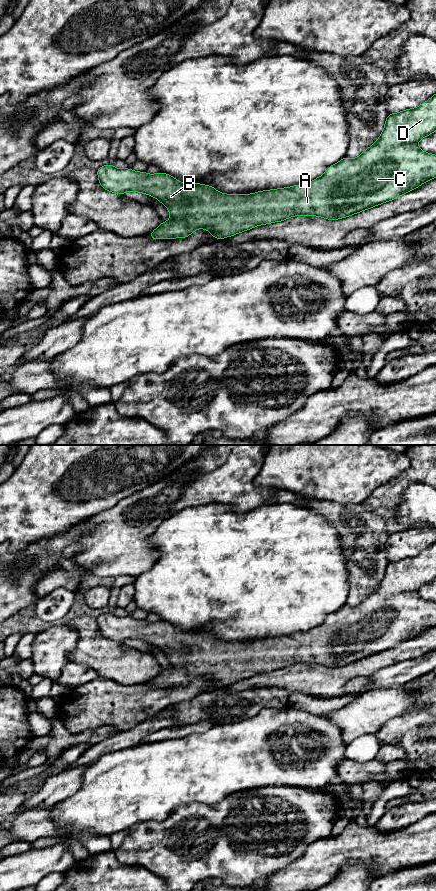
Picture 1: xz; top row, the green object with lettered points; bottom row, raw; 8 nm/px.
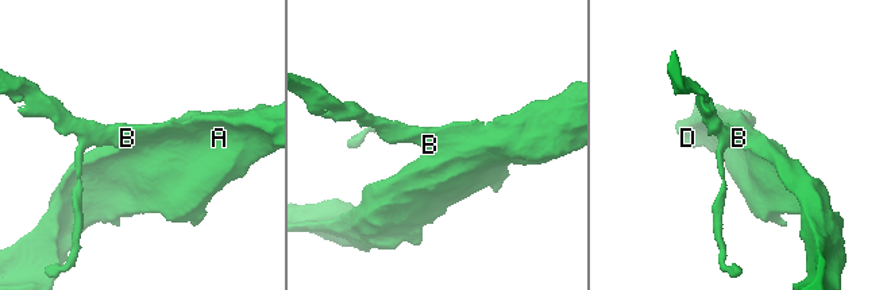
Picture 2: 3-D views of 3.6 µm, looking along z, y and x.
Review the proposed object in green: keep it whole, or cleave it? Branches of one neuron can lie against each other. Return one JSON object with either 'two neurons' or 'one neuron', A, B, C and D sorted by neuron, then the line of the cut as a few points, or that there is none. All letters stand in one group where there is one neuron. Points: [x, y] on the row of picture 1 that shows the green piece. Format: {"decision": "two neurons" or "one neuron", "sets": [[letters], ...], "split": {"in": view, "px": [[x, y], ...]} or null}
{"decision": "one neuron", "sets": [["A", "B", "C", "D"]], "split": null}

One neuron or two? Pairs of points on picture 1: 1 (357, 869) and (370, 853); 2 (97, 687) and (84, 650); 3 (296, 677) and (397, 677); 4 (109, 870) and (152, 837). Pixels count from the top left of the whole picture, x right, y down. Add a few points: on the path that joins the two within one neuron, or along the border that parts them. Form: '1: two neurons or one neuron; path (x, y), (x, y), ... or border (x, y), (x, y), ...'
1: two neurons; border (340, 870), (348, 860), (360, 860), (376, 877)
2: two neurons; border (99, 675), (112, 679), (121, 685)
3: two neurons; border (378, 669), (352, 678), (344, 694)
4: two neurons; border (113, 851), (119, 861), (133, 865)

